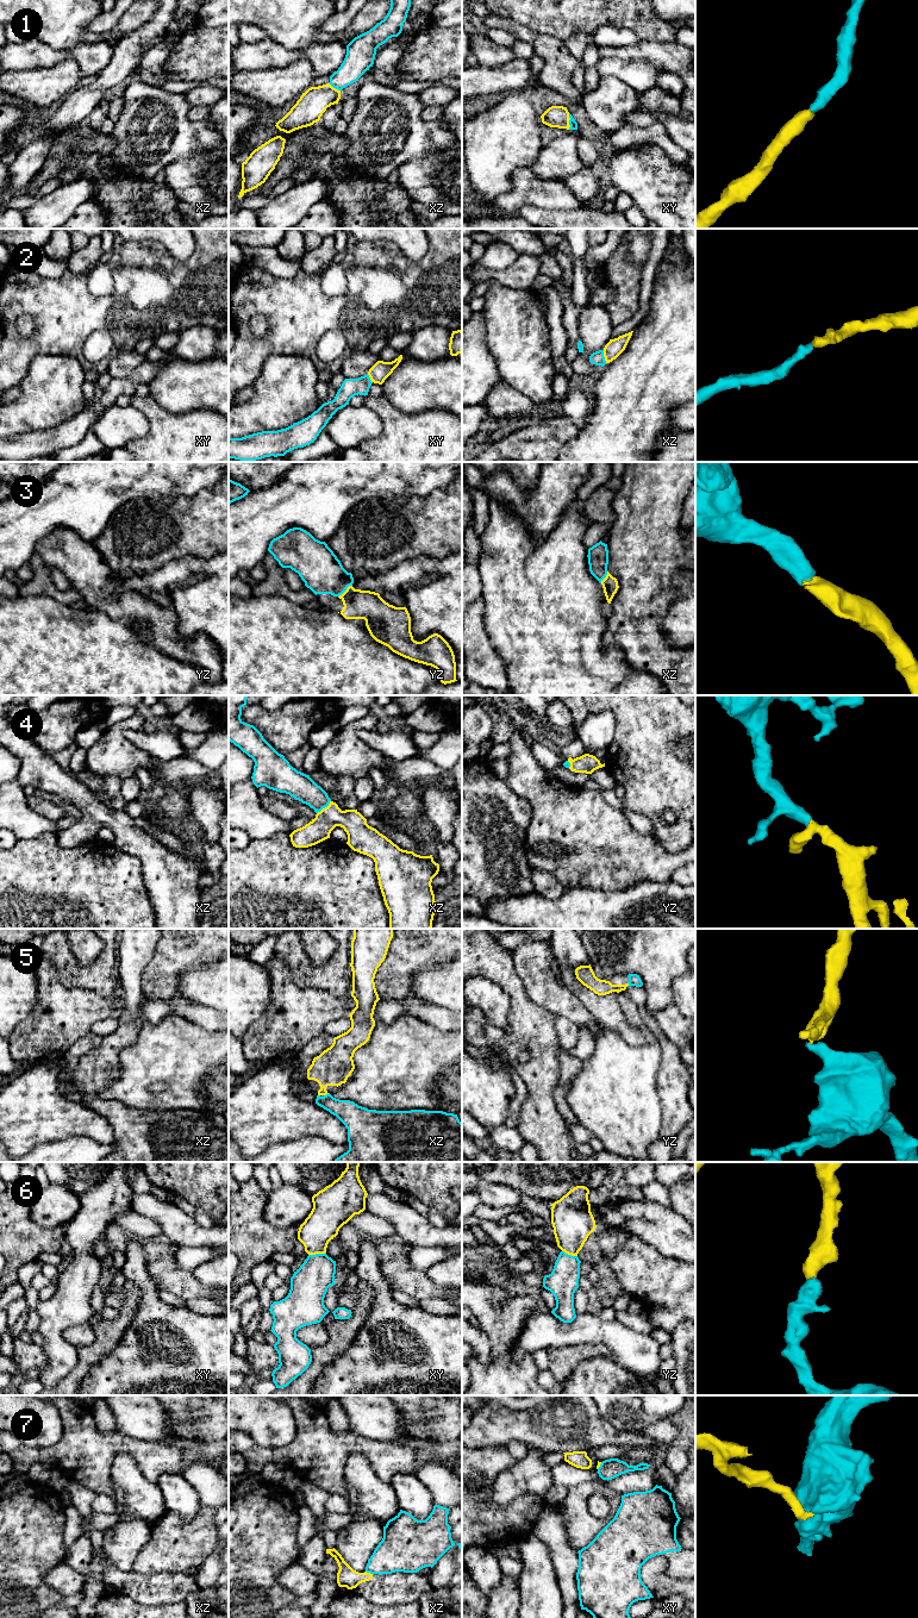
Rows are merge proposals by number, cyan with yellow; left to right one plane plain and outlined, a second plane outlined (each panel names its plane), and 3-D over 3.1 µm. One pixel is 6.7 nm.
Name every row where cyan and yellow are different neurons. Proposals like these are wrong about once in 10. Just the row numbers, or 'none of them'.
7

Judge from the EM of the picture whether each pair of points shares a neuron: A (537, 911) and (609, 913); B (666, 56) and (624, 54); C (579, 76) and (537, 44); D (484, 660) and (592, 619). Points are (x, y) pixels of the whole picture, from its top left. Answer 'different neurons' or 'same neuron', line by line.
A: same neuron
B: same neuron
C: different neurons
D: different neurons

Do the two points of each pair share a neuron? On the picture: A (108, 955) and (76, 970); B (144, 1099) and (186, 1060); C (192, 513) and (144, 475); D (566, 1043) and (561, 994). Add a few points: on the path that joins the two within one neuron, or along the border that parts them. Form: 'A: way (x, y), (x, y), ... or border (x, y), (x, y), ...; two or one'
A: way (100, 963), (93, 970), (85, 970); one
B: way (144, 1086), (173, 1060); one
C: border (198, 492), (191, 497), (143, 499); two
D: border (555, 1014), (562, 1014), (579, 1025); two

